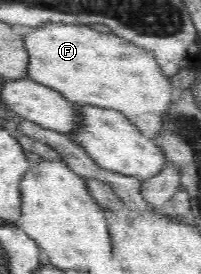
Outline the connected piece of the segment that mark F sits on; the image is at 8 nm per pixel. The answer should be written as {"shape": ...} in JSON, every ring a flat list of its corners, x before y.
{"shape":[[44,24,43,26,35,26,33,32,30,32,24,36,25,48,29,53,29,64,27,78,33,79,39,84,49,85,50,88,56,89,63,96,67,97,69,101,75,101,79,106,93,106,98,108,107,108,113,111,122,112,125,117,128,117,146,137,155,139,164,133,164,120,171,113,173,104,173,96,171,96,171,80,167,78,167,74,157,63,156,55,153,49,147,50,146,48,137,48,133,41,127,42,115,34,101,34,101,32,95,32,91,30,89,26,81,28,81,26,75,26,75,24]]}

